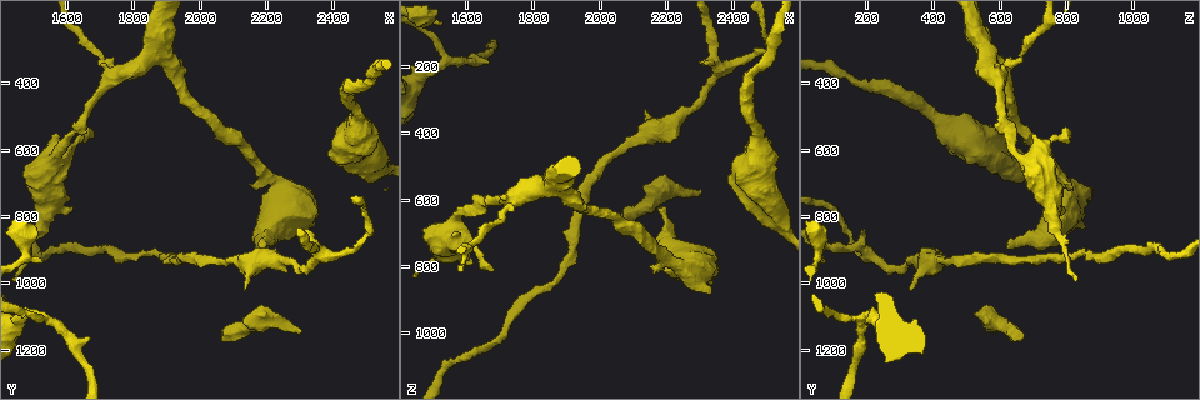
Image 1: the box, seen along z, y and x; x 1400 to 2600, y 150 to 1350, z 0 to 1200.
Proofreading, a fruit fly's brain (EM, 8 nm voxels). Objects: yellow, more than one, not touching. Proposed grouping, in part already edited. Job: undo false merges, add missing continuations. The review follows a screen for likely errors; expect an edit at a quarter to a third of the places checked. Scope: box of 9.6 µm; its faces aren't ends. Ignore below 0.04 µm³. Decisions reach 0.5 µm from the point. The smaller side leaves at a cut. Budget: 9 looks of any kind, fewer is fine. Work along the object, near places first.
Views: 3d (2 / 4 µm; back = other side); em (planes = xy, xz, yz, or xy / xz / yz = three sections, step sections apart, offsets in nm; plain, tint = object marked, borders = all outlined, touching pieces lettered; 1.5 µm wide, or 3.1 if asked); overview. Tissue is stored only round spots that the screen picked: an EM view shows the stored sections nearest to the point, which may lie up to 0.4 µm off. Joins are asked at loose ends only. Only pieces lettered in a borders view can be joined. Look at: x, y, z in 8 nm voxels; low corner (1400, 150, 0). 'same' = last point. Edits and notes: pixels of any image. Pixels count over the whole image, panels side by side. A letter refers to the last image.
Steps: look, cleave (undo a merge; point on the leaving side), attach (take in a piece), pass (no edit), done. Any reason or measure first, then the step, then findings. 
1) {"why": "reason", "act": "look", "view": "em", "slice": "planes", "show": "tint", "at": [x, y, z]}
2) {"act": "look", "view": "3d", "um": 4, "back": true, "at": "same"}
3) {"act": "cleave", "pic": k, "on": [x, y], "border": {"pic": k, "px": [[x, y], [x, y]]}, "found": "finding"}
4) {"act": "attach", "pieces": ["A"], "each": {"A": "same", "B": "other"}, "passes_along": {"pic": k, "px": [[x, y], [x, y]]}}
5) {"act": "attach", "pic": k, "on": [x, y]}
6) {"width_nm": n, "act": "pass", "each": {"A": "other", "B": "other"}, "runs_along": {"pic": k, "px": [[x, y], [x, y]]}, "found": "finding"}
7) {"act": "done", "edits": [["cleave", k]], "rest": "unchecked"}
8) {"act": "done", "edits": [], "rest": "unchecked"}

{"why": "branch stops here", "act": "look", "view": "3d", "um": 2, "back": true, "at": [2070, 1160, 670]}

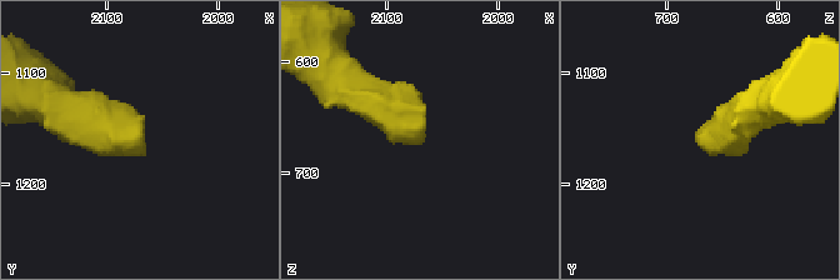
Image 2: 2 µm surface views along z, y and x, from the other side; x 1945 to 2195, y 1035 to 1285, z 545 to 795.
{"act": "look", "view": "em", "slice": "xz", "step": 8, "show": "borders", "at": [2070, 1170, 666]}

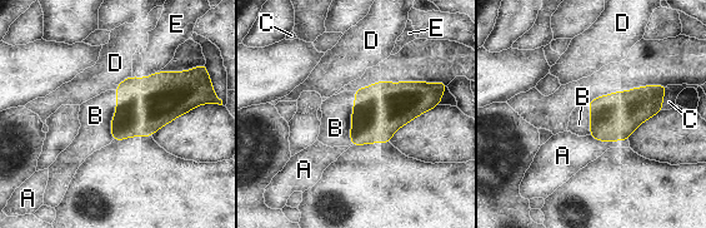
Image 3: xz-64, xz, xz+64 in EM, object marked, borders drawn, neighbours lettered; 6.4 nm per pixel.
{"why": "another direction", "act": "look", "view": "em", "slice": "planes", "show": "borders", "at": "same"}

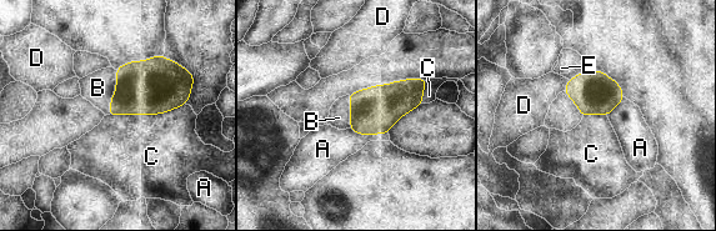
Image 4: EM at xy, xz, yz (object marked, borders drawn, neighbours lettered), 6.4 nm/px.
{"act": "attach", "pieces": ["B"], "each": {"A": "other", "B": "same", "C": "other", "D": "other", "E": "other"}, "passes_along": {"pic": 4, "px": [[151, 86], [114, 93], [98, 88]]}, "found": "it goes on there"}

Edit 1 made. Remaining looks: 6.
{"why": "stops while still wide", "act": "look", "view": "em", "slice": "planes", "show": "borders", "at": [2190, 900, 620]}

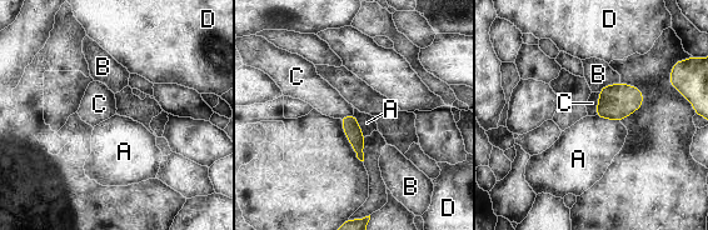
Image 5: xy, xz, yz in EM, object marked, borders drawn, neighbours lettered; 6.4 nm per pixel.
{"act": "attach", "pieces": ["C"], "each": {"A": "other", "B": "other", "C": "same", "D": "other"}, "passes_along": {"pic": 5, "px": [[616, 101], [598, 104], [593, 100]]}, "found": "it goes on there"}

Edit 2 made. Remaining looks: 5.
{"why": "end of a long branch", "act": "look", "view": "em", "slice": "xz", "step": 8, "show": "tint", "at": [2300, 1150, 580]}

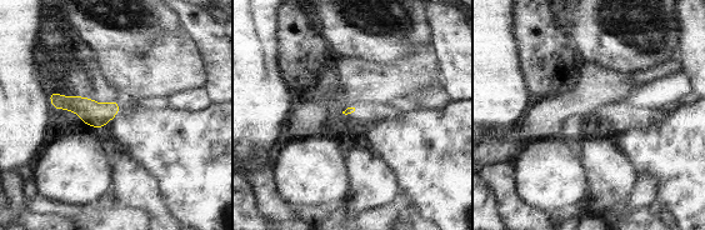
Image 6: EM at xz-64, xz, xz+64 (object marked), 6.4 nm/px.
{"why": "cut it another way", "act": "look", "view": "em", "slice": "planes", "show": "borders", "at": "same"}

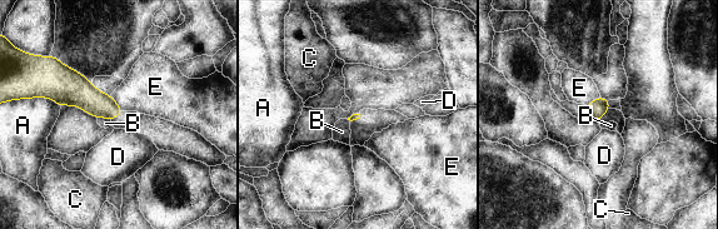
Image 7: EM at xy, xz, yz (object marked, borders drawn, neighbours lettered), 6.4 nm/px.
{"act": "pass", "each": {"A": "other", "B": "other", "C": "other", "D": "other", "E": "other"}, "border": {"pic": 7, "px": [[98, 117], [105, 117], [110, 120]]}, "found": "no lettered piece goes on from it"}

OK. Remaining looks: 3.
{"why": "thick turns thin", "act": "look", "view": "em", "slice": "xz", "step": 8, "show": "tint", "at": [1540, 1100, 190]}

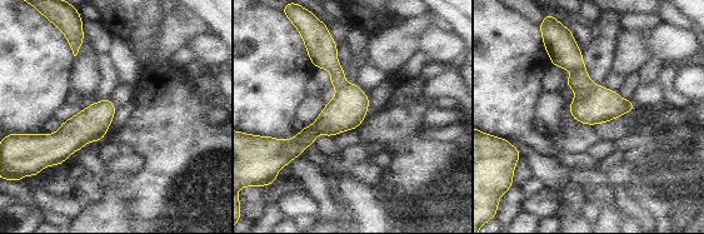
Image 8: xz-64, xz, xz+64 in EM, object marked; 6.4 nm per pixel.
{"why": "see the neighbours", "act": "look", "view": "em", "slice": "xz", "step": 8, "show": "borders", "at": "same"}

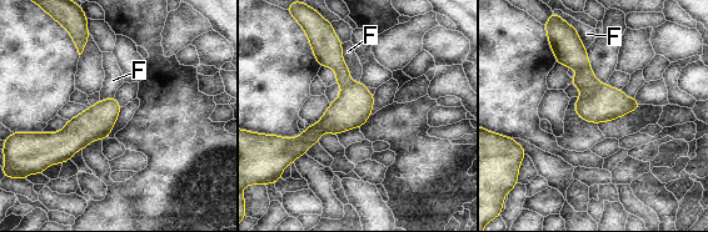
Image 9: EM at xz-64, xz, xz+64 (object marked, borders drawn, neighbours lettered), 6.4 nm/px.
{"width_nm": 220, "act": "pass", "each": {"F": "other"}, "runs_along": {"pic": 9, "px": [[332, 43], [345, 102], [295, 152]]}, "found": "continuous, no second cell"}

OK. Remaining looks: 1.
{"act": "done", "edits": [["attach", 4], ["attach", 5]], "rest": "unchecked"}

